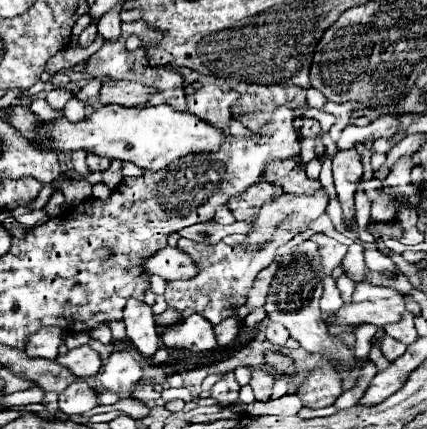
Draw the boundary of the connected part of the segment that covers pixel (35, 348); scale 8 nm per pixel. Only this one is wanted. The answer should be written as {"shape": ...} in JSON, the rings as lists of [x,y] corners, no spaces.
{"shape":[[[48,326],[38,330],[36,334],[30,334],[24,352],[28,358],[50,358],[54,360],[58,356],[58,348],[64,342],[64,330],[56,326]]]}

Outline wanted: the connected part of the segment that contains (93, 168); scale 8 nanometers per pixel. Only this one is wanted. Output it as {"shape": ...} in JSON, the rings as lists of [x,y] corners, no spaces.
{"shape":[[[88,154],[88,156],[86,156],[86,166],[88,166],[90,172],[104,172],[104,170],[108,170],[110,162],[112,162],[112,160],[100,158],[100,156],[96,156],[96,154]]]}

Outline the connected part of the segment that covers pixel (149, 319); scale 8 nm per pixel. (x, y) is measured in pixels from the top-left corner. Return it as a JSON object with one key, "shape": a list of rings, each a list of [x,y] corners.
{"shape":[[[130,298],[124,308],[124,324],[128,330],[128,340],[138,348],[138,352],[146,358],[154,356],[160,348],[160,336],[150,306]]]}

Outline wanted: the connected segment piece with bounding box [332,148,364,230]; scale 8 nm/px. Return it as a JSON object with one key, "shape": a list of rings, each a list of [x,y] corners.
{"shape":[[[354,148],[338,152],[332,158],[332,170],[334,170],[336,196],[342,204],[344,224],[350,230],[354,224],[354,192],[356,192],[356,188],[350,188],[350,186],[362,182],[362,174],[364,174],[360,154]]]}

